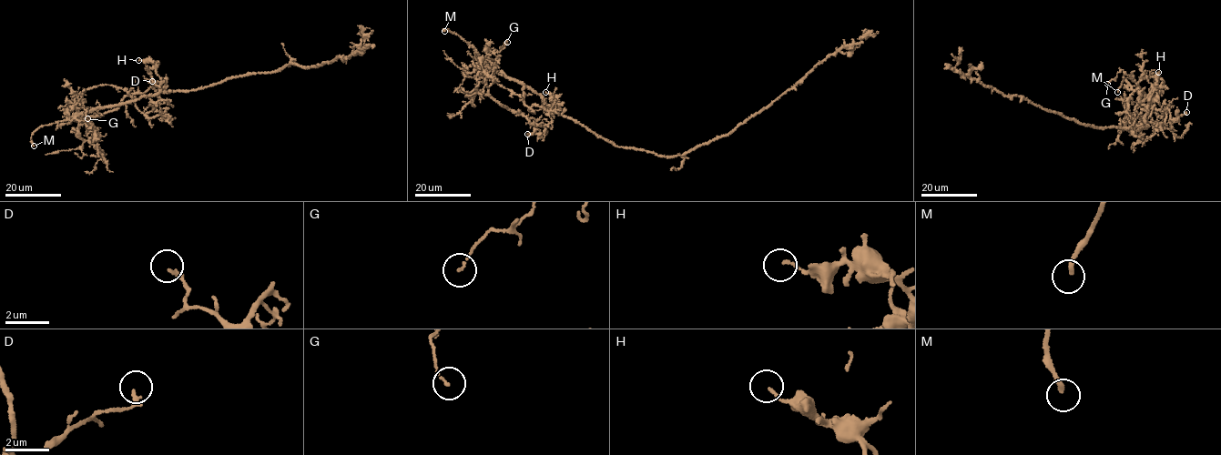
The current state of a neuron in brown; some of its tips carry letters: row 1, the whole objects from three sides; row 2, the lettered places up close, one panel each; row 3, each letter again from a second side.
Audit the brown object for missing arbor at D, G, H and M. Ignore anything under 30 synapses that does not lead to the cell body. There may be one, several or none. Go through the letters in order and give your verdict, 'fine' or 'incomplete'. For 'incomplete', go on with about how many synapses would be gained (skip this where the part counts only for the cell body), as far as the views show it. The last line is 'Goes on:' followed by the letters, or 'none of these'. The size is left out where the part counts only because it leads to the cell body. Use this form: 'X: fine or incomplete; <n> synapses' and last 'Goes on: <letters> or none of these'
D: fine
G: fine
H: fine
M: incomplete
Goes on: M

